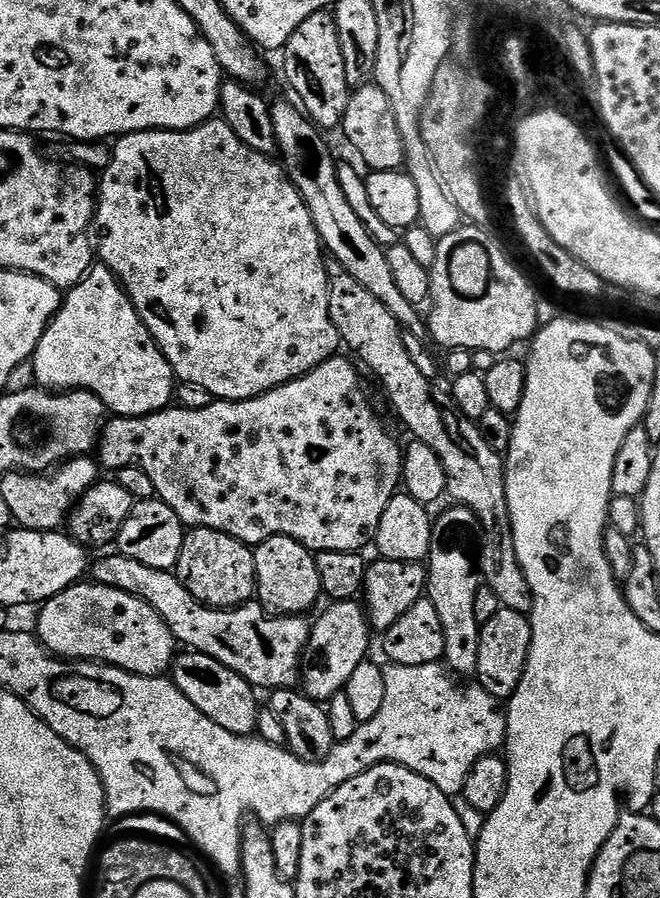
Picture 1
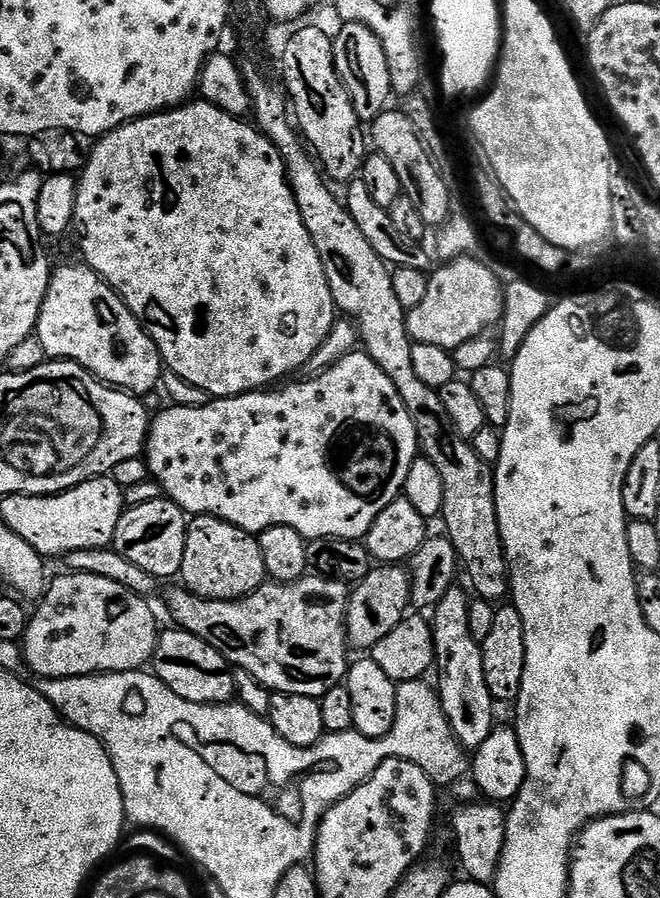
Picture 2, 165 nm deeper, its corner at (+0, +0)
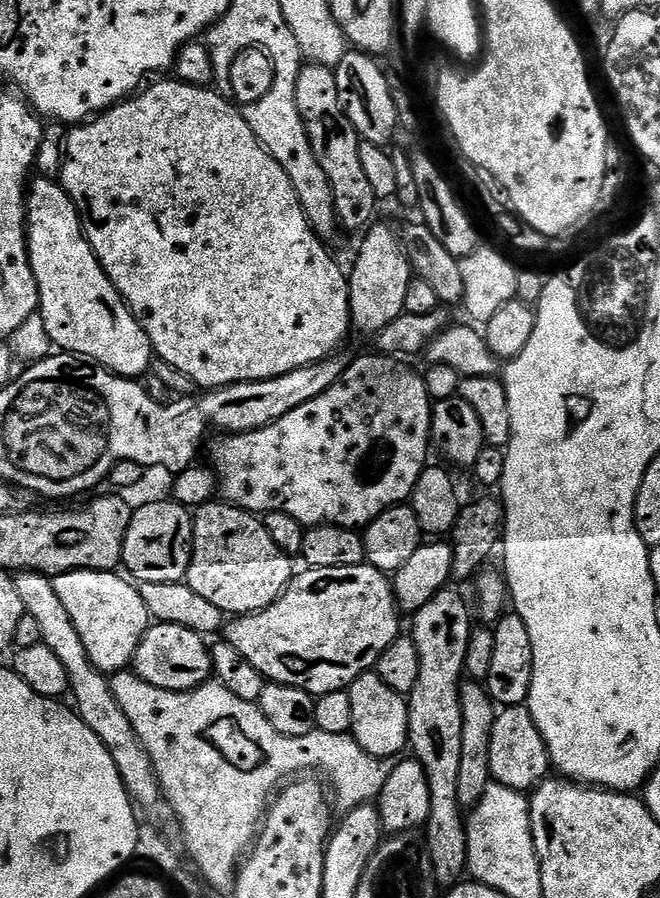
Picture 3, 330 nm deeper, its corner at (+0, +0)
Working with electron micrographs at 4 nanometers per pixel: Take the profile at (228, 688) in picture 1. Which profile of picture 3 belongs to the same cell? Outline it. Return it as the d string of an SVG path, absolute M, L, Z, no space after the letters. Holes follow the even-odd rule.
M174 623L149 625L135 652L132 670L152 686L168 692L189 692L207 683L212 676L212 654L205 637Z

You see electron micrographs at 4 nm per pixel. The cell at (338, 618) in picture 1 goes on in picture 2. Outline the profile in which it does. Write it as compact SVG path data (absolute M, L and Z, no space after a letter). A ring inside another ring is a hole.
M386 564L373 567L371 572L366 574L366 578L355 585L348 601L348 613L346 622L348 628L348 643L353 649L364 648L371 650L375 644L382 642L398 622L402 622L411 605L411 578L407 567L397 566L395 564Z

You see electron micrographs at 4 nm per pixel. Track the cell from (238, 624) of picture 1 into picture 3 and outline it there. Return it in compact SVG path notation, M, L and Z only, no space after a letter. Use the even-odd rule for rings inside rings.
M367 562L358 566L309 568L297 571L288 589L261 612L229 619L226 624L226 642L247 658L254 670L264 675L265 681L305 688L311 696L325 696L342 692L363 672L375 669L378 658L395 640L400 639L402 613L396 602L393 581Z

